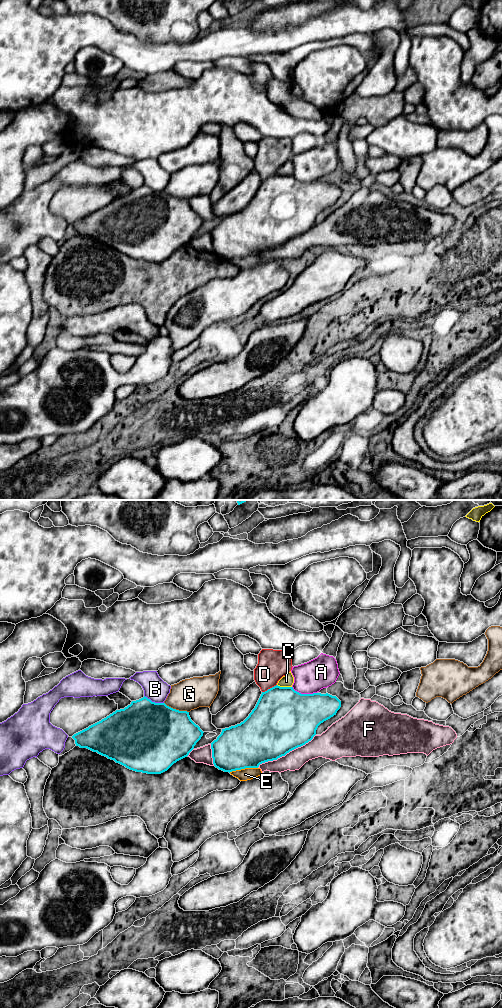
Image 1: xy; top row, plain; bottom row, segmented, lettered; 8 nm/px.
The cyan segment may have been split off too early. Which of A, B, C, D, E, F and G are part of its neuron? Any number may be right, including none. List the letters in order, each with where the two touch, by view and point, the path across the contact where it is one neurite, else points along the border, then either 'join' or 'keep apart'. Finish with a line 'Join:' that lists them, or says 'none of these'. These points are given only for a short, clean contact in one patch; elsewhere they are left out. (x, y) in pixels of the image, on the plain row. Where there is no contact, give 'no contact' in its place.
A: xy (304, 182) | keep apart
B: xy (154, 190) | keep apart
C: xy (284, 175) | keep apart
D: xy (270, 176) | keep apart
E: xy (243, 256) | keep apart
F: xy (286, 241) | keep apart
G: xy (175, 197) | keep apart
Join: none of these

